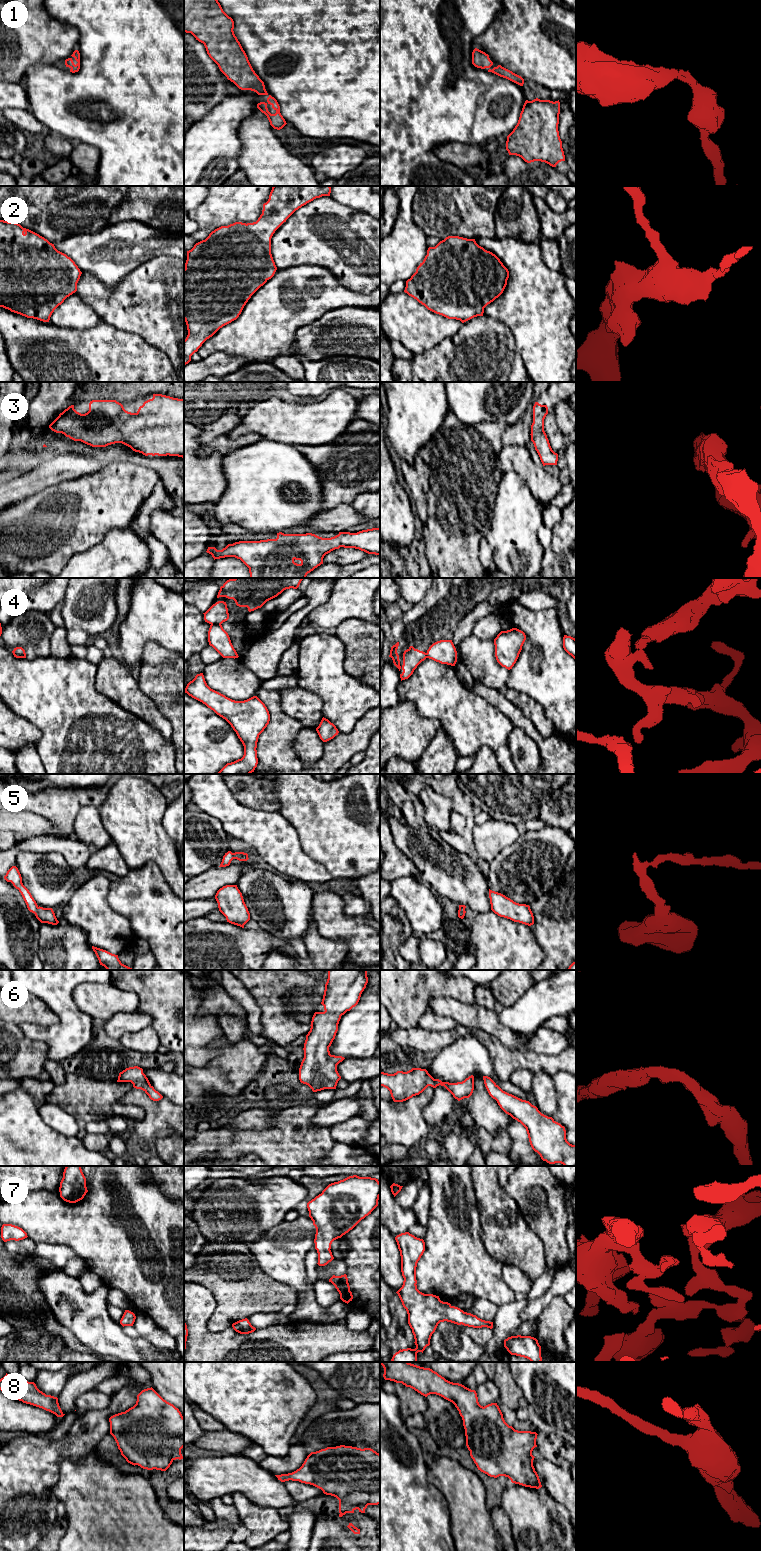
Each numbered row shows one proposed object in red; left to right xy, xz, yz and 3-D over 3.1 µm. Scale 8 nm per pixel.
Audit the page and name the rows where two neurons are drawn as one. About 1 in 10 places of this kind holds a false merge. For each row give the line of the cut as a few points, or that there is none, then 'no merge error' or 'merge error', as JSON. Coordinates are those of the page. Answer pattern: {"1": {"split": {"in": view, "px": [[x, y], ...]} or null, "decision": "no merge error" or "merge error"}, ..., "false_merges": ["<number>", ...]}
{"1": {"split": null, "decision": "no merge error"}, "2": {"split": null, "decision": "no merge error"}, "3": {"split": null, "decision": "no merge error"}, "4": {"split": {"in": "xz", "px": [[211, 623], [220, 625]]}, "decision": "merge error"}, "5": {"split": null, "decision": "no merge error"}, "6": {"split": null, "decision": "no merge error"}, "7": {"split": null, "decision": "no merge error"}, "8": {"split": null, "decision": "no merge error"}, "false_merges": ["4"]}

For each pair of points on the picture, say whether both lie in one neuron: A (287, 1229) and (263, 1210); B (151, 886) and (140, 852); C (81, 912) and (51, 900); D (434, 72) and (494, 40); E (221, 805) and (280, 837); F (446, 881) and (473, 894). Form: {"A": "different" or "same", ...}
{"A": "different", "B": "different", "C": "different", "D": "different", "E": "same", "F": "same"}

